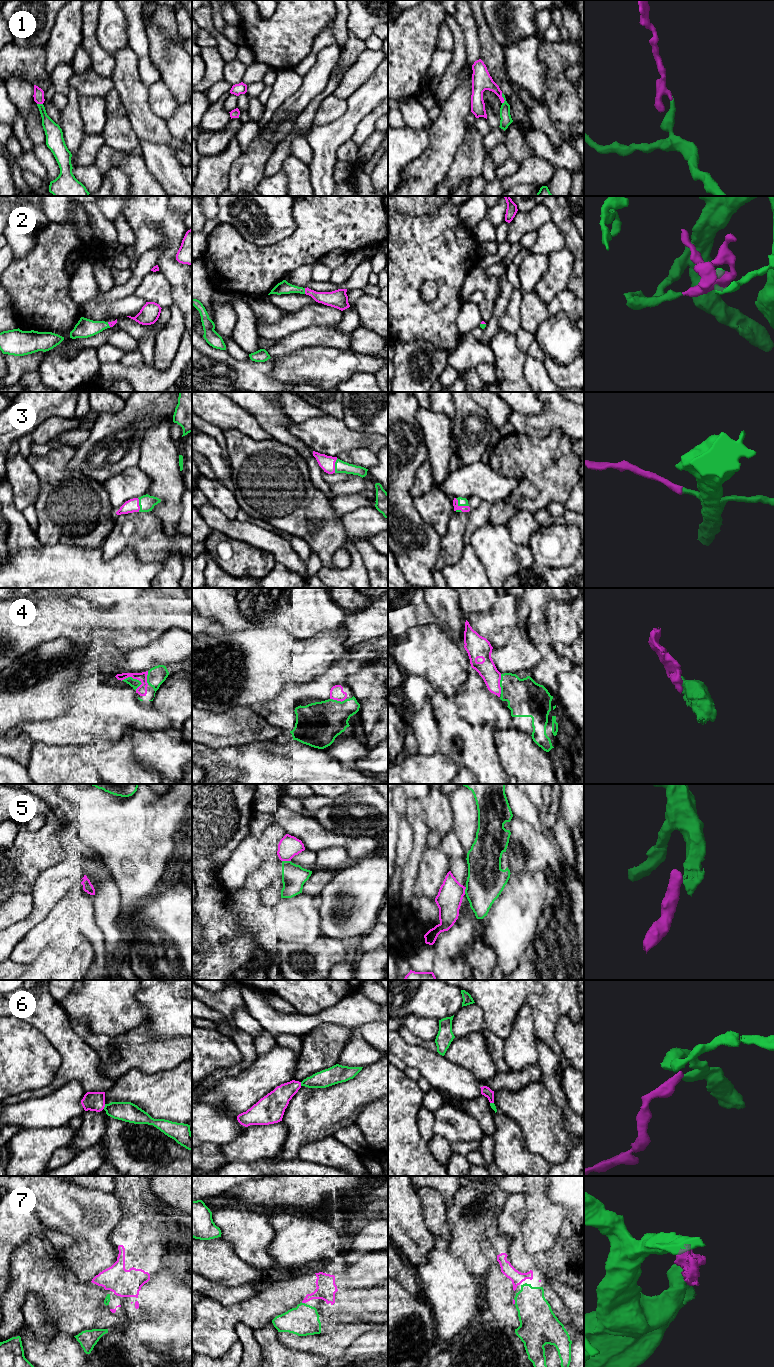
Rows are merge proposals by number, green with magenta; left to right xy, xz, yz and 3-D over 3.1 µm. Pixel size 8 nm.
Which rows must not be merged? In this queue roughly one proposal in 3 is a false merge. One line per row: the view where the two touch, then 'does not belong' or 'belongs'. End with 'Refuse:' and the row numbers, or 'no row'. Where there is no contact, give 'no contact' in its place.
1: contact in yz; belongs
2: contact in xz; belongs
3: contact in yz; belongs
4: contact in xy; belongs
5: contact in xz; does not belong
6: contact in xy; does not belong
7: contact in xz; belongs
Refuse: 5, 6

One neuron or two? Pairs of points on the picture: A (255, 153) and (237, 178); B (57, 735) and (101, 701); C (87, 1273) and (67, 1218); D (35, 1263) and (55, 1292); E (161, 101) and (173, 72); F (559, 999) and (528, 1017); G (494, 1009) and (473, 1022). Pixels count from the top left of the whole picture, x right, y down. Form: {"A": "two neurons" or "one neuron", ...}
{"A": "one neuron", "B": "one neuron", "C": "one neuron", "D": "one neuron", "E": "two neurons", "F": "two neurons", "G": "two neurons"}

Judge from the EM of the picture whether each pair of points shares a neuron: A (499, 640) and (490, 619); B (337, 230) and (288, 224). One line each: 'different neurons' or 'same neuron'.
A: same neuron
B: different neurons

